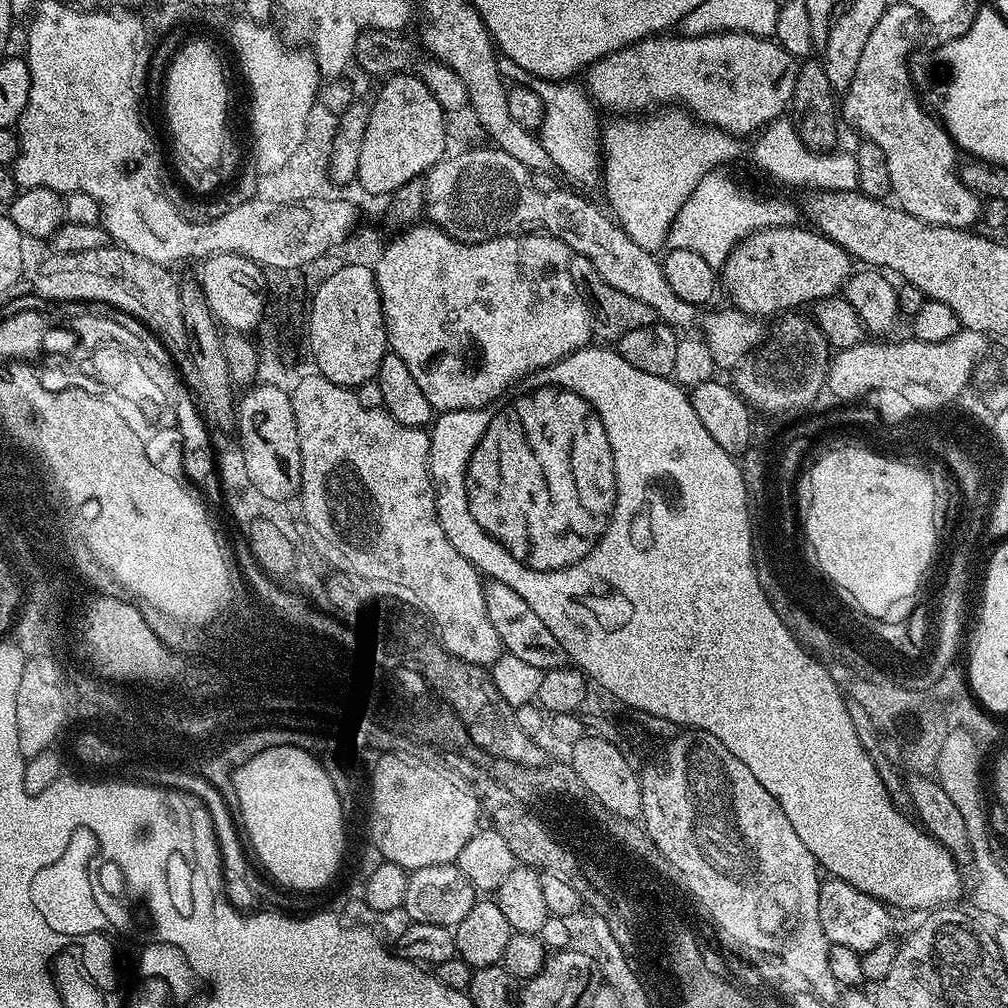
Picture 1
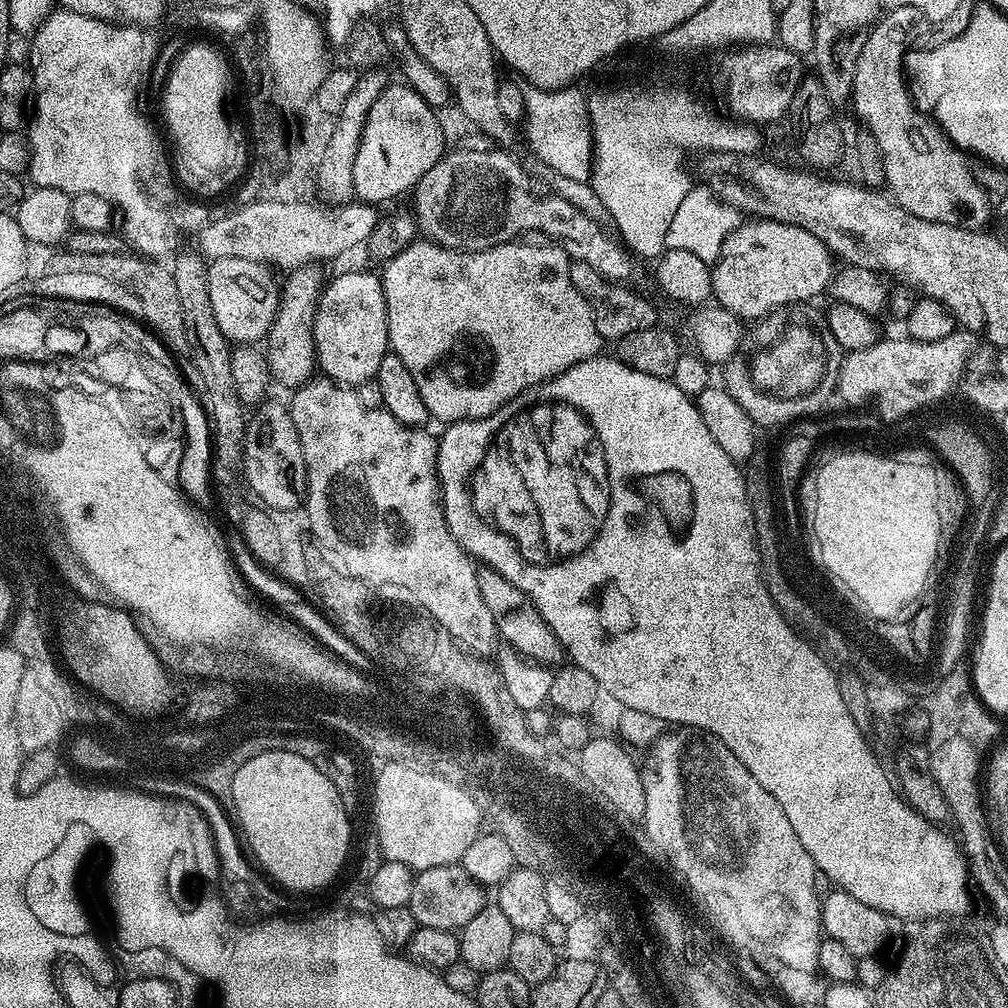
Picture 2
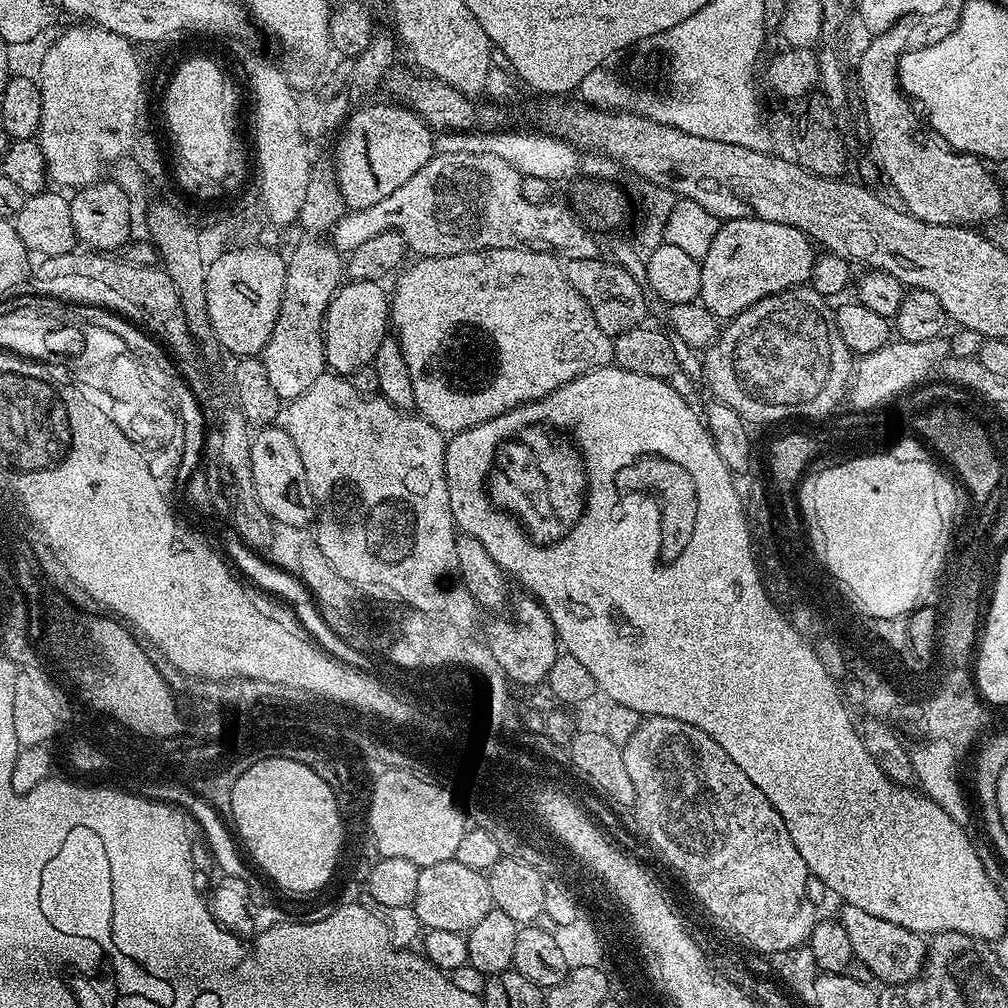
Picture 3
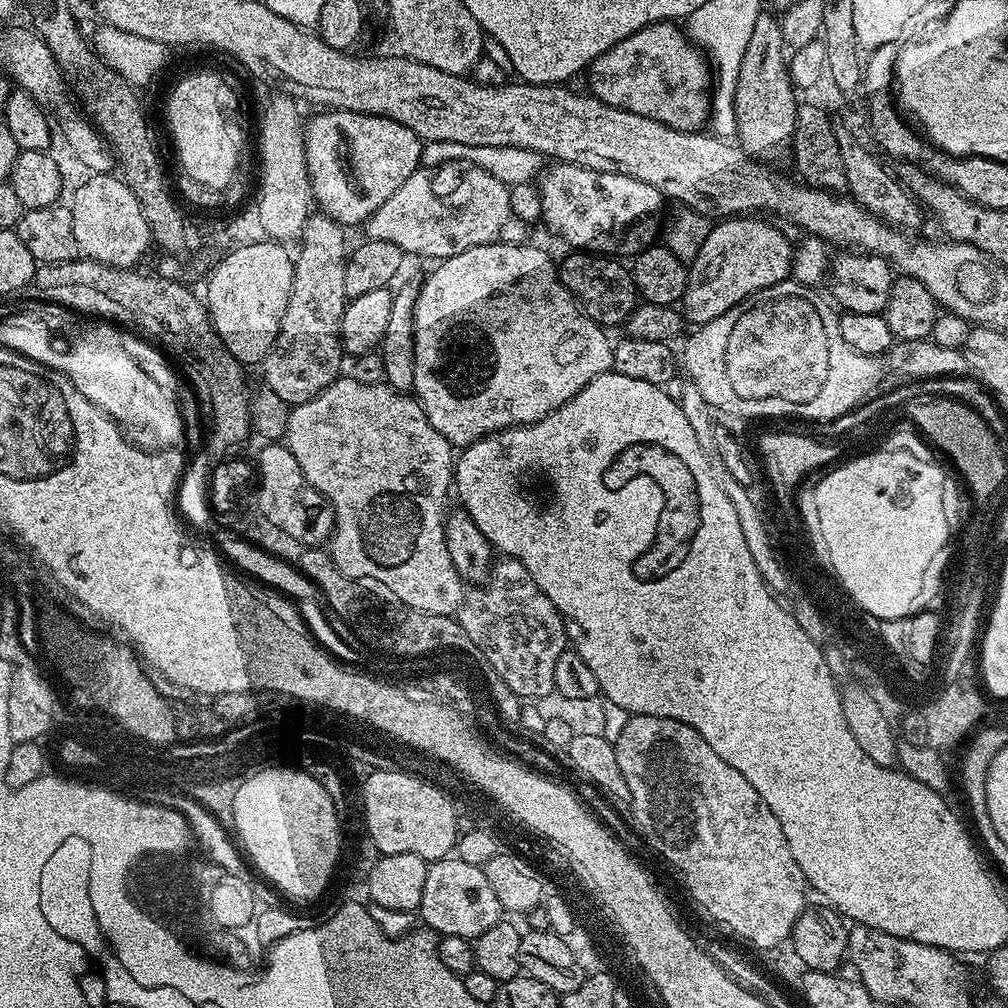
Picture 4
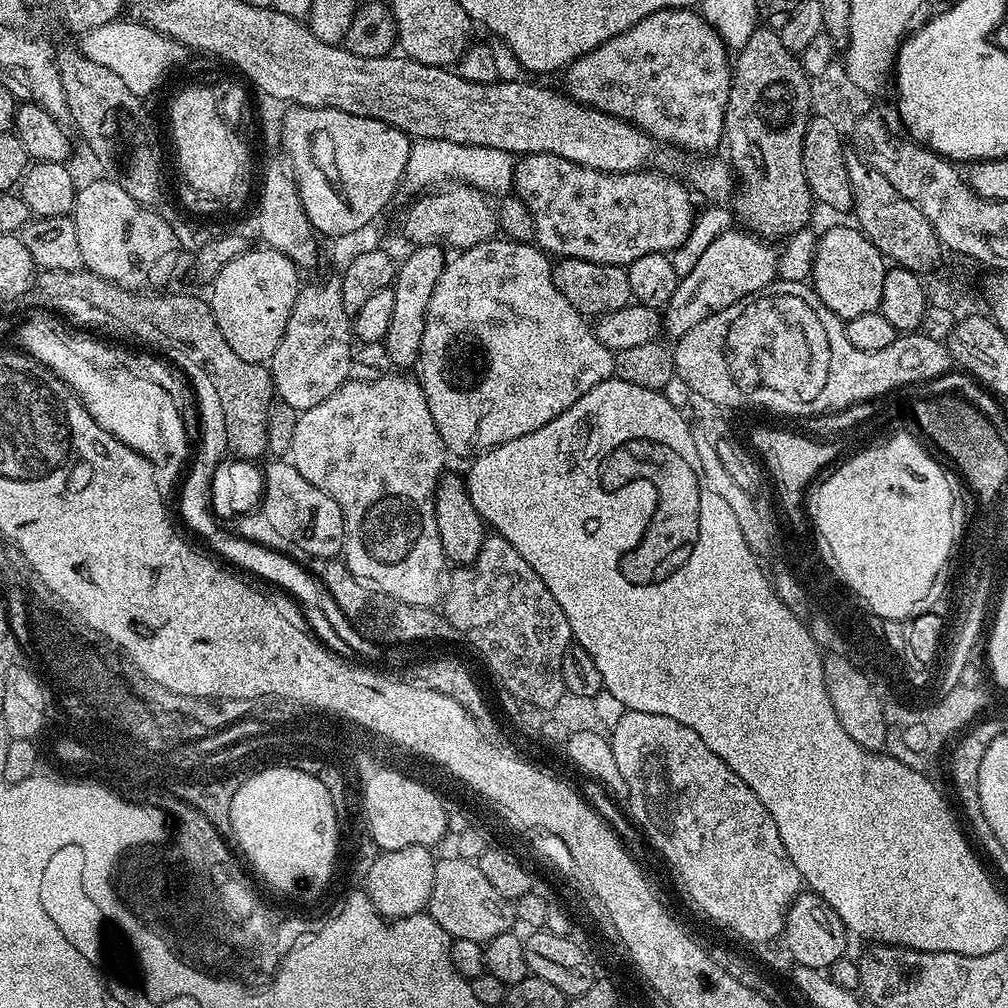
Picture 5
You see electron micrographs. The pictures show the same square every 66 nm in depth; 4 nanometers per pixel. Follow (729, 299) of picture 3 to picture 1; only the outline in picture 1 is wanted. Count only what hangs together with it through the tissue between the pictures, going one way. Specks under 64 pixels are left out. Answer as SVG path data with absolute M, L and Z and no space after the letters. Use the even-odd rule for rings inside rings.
M800 227L759 228L741 240L726 258L722 288L741 312L757 318L775 317L799 309L799 304L811 305L835 296L848 283L854 272L852 255L811 227Z

